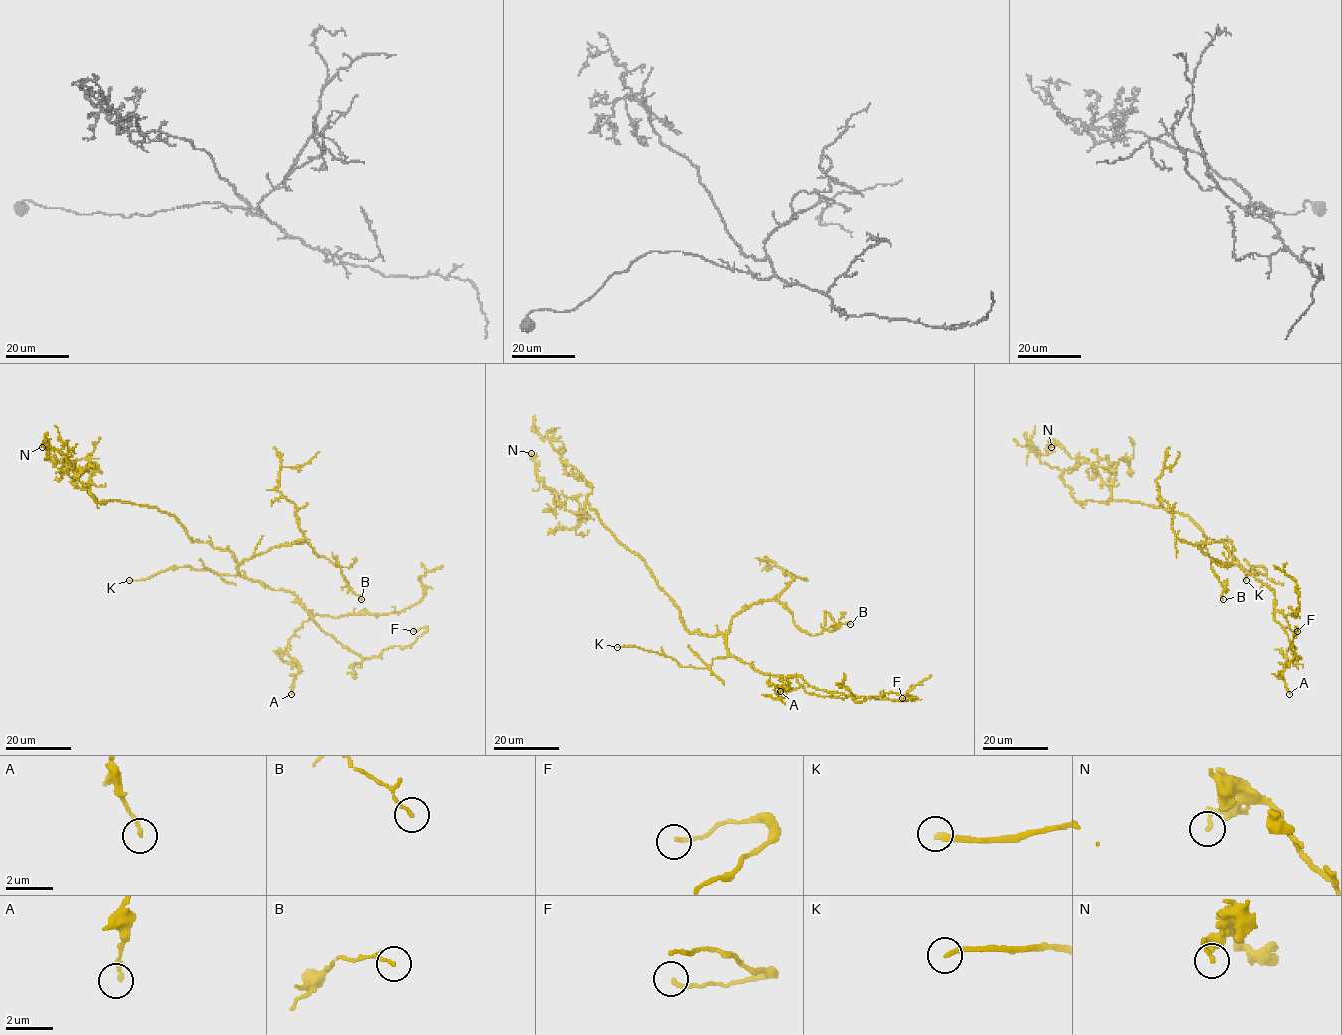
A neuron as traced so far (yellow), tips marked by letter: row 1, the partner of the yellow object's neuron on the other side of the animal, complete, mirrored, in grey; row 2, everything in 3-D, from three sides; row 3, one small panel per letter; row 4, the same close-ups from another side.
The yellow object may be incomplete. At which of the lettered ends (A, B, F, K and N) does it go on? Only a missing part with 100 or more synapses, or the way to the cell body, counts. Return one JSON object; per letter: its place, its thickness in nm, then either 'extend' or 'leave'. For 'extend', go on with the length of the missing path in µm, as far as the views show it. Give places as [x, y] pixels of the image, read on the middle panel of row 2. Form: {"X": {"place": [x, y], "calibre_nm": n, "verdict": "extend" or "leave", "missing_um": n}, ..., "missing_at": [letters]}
{"A": {"place": [780, 691], "calibre_nm": 170, "verdict": "leave"}, "B": {"place": [850, 624], "calibre_nm": 130, "verdict": "leave"}, "F": {"place": [902, 698], "calibre_nm": 160, "verdict": "leave"}, "K": {"place": [617, 647], "calibre_nm": 240, "verdict": "extend", "missing_um": 60}, "N": {"place": [531, 453], "calibre_nm": 180, "verdict": "leave"}, "missing_at": ["K"]}

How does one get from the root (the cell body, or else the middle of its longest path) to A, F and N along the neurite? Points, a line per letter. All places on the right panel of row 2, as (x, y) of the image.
A: (1231, 543), (1235, 560), (1274, 591), (1274, 609), (1296, 635), (1279, 673), (1289, 694)
F: (1231, 543), (1235, 560), (1274, 591), (1274, 619), (1285, 630), (1291, 650), (1299, 659), (1292, 647), (1297, 631)
N: (1231, 543), (1209, 539), (1179, 512), (1102, 502), (1111, 490), (1092, 465), (1079, 464), (1060, 444), (1051, 447)

